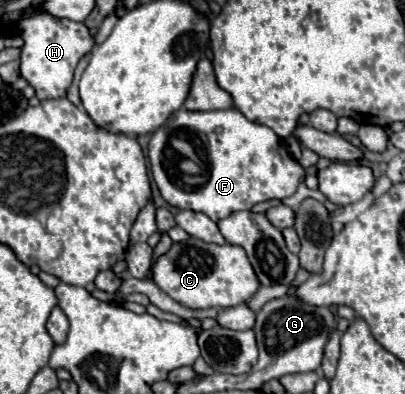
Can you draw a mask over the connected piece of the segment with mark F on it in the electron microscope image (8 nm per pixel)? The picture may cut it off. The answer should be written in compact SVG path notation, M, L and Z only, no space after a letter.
M180 107L176 113L168 117L164 127L154 131L148 143L148 157L150 157L152 177L160 189L160 195L172 207L206 213L212 221L220 221L234 211L252 209L260 201L286 199L296 191L302 177L316 175L318 172L315 165L310 169L302 169L300 163L288 155L284 141L270 127L248 121L234 107L222 111L204 111L204 113Z

